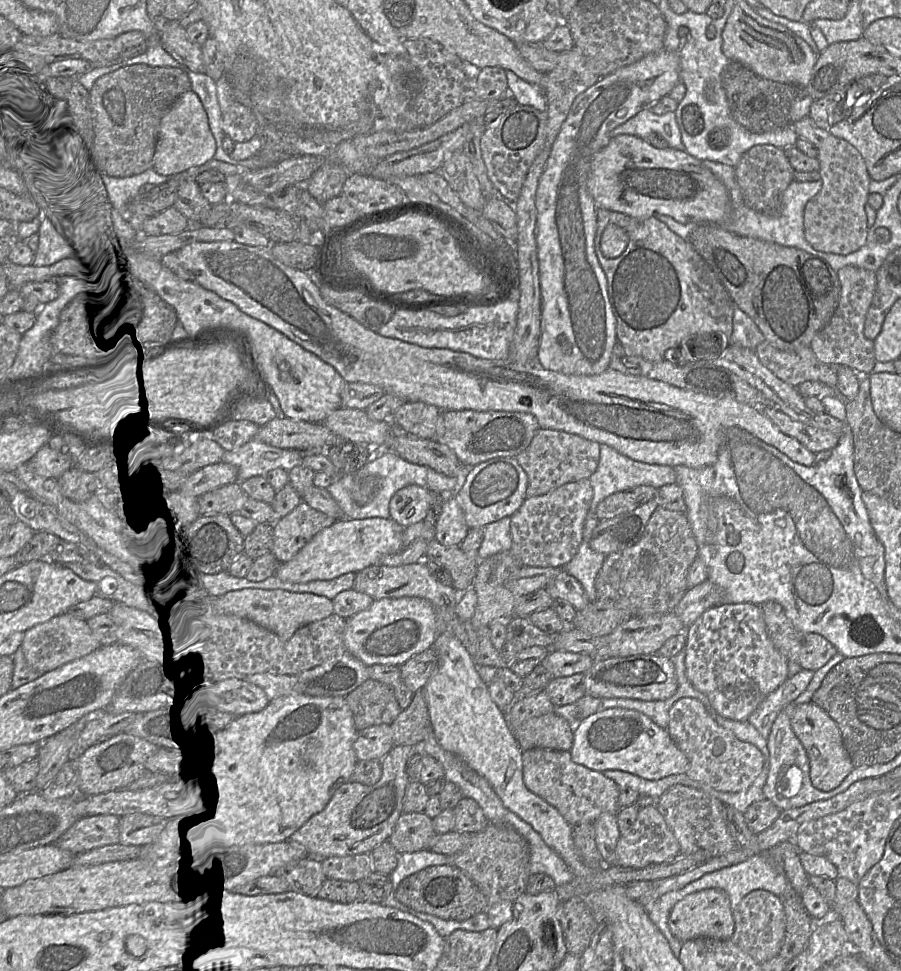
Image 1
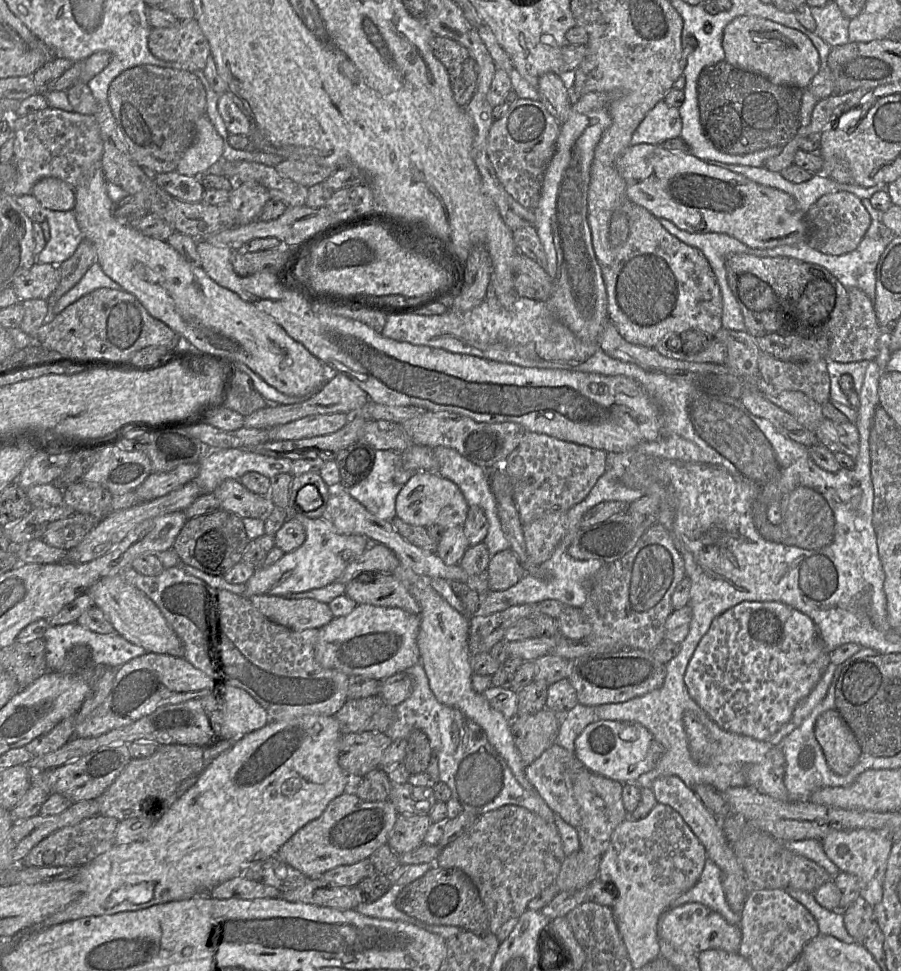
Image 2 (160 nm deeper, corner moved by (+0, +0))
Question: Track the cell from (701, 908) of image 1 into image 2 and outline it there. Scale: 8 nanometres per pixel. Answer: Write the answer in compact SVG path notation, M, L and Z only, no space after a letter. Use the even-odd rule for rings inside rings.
M694 902L671 908L661 915L657 934L659 939L668 942L675 950L693 955L710 949L738 953L741 942L738 926L729 924L719 913Z

